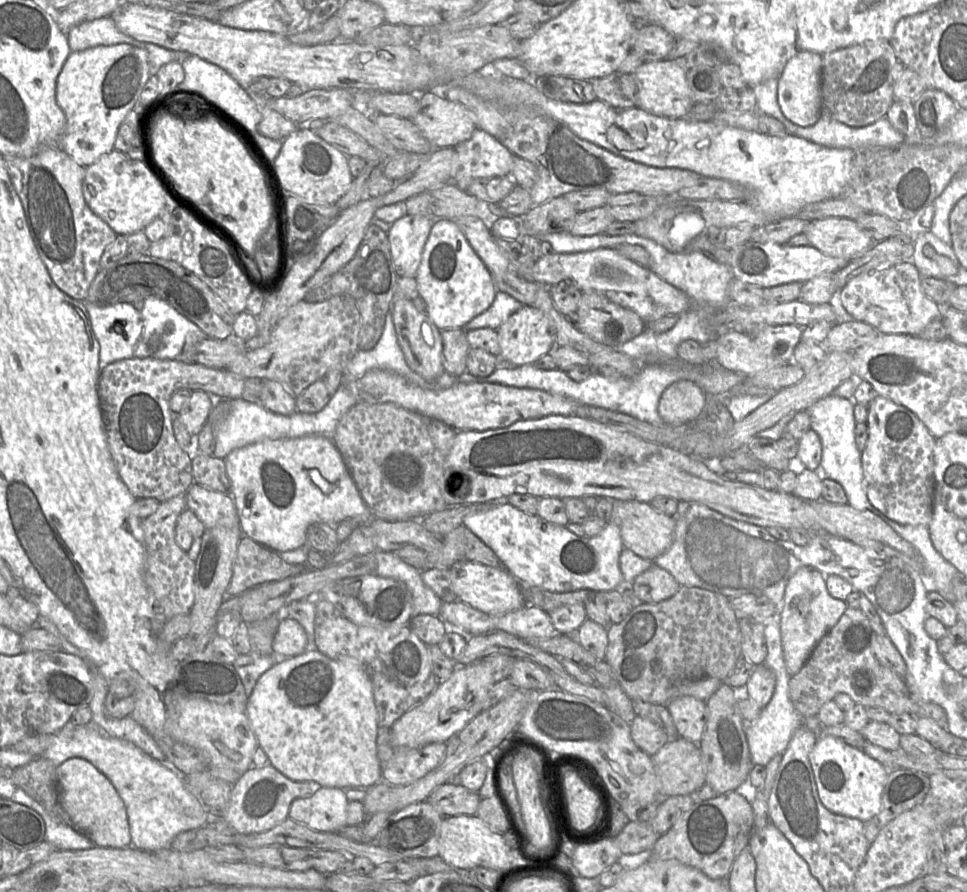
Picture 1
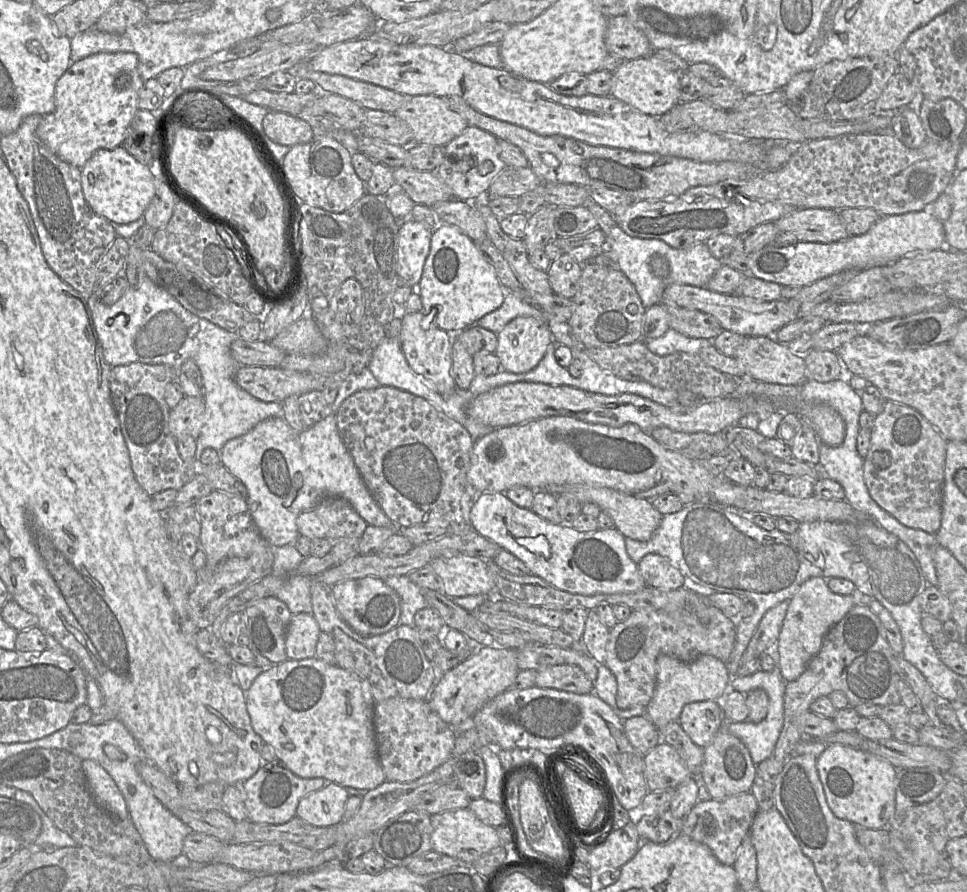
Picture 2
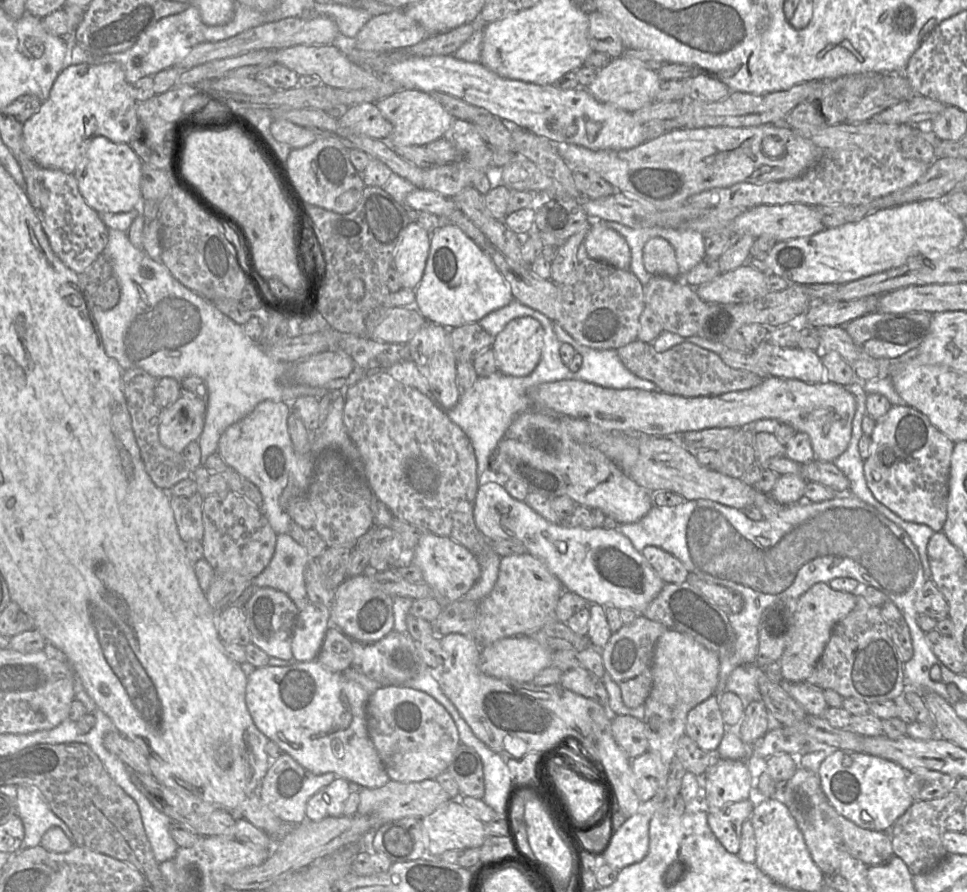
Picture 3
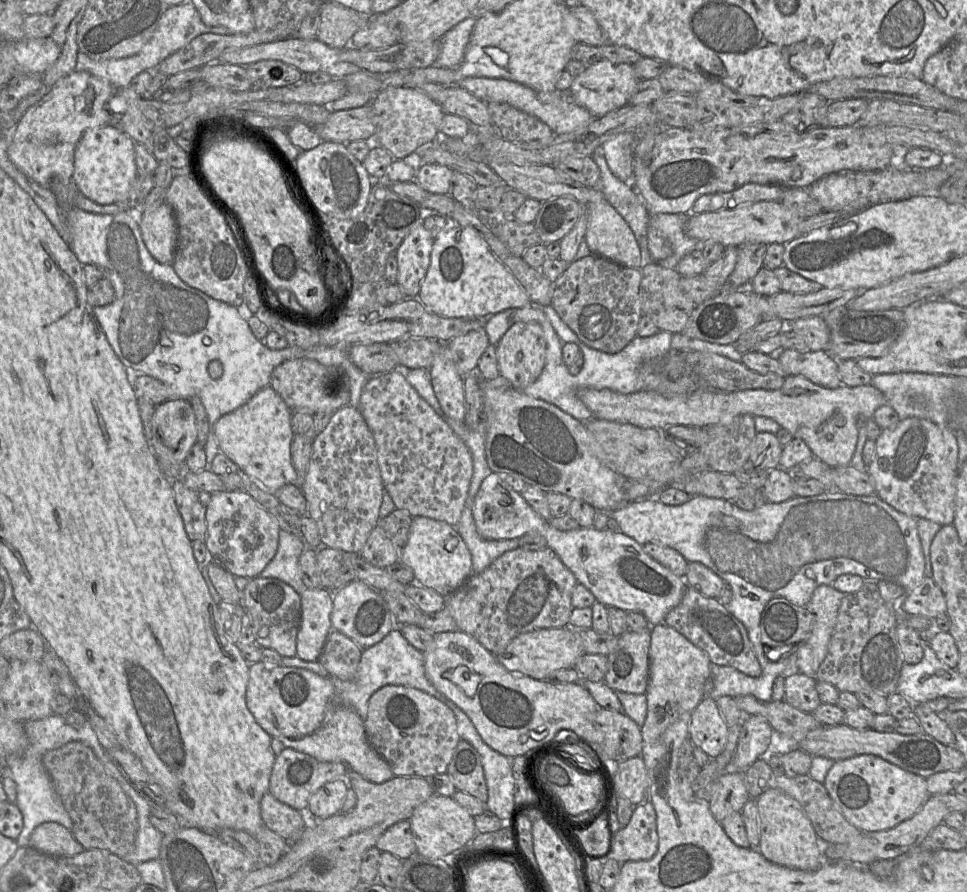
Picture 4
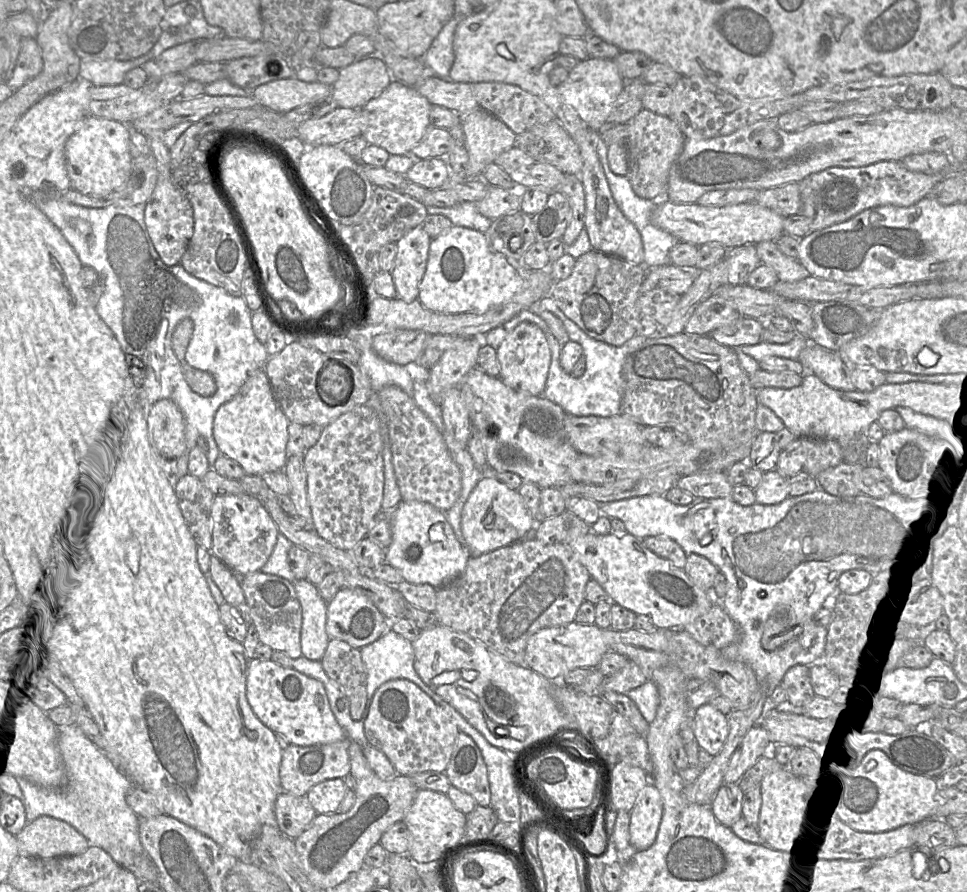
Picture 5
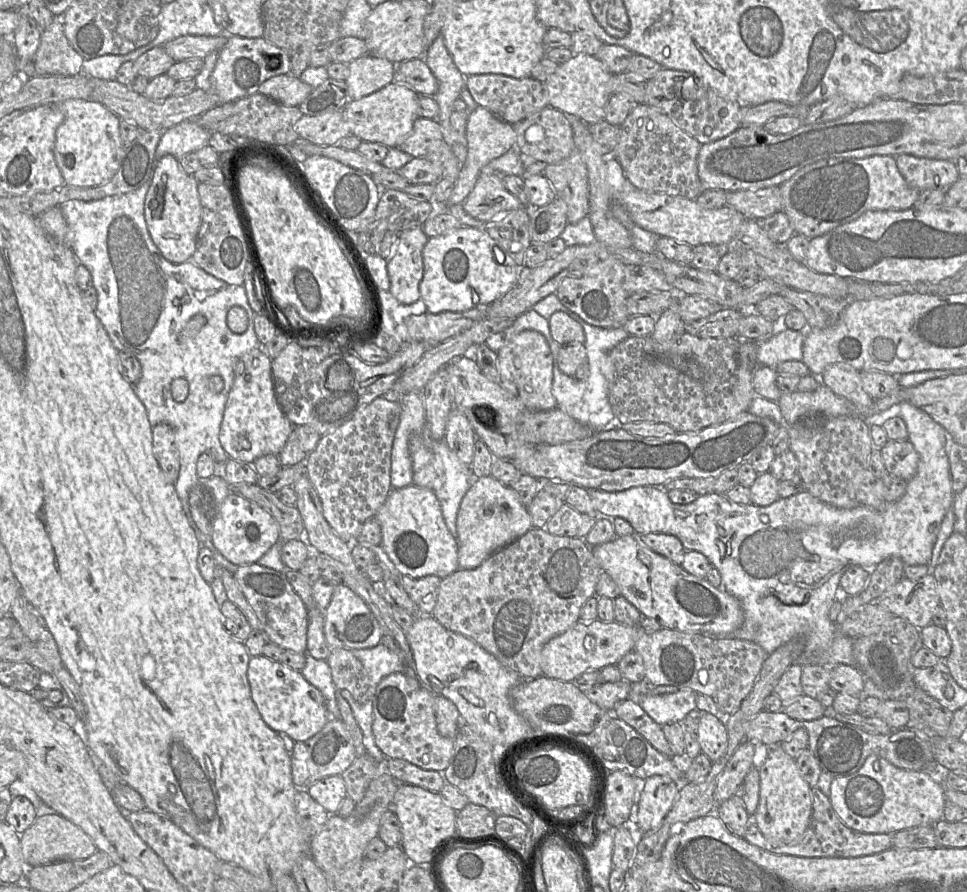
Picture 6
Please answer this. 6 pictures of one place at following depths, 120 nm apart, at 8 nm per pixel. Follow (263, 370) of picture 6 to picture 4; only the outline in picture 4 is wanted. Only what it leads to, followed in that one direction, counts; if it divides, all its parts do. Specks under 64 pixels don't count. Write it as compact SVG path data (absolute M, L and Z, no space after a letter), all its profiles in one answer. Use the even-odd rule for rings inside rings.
M271 385L259 390L236 410L221 416L214 425L214 435L219 453L224 453L239 467L239 472L259 481L268 492L275 495L283 485L298 483L291 460L294 437L291 410Z

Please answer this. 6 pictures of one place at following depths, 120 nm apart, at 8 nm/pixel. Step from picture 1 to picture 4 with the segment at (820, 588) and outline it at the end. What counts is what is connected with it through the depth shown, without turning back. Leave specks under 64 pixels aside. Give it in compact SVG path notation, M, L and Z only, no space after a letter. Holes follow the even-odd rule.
M820 585L813 592L805 607L815 615L816 621L810 637L795 652L798 672L815 678L826 657L844 596L832 585Z

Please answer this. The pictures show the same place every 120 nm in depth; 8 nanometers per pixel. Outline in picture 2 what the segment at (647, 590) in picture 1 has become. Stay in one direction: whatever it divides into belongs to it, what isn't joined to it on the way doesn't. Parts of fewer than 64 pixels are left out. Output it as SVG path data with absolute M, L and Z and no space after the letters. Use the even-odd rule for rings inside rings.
M656 553L645 555L638 563L638 567L646 587L670 591L685 584L684 575L673 567L665 557Z

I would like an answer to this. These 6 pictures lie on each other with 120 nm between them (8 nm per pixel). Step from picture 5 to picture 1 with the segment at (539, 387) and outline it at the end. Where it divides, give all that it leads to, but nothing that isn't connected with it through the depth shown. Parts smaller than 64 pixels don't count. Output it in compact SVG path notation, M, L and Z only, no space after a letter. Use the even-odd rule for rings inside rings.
M523 305L496 331L500 357L512 366L533 364L555 346L548 317L532 305Z

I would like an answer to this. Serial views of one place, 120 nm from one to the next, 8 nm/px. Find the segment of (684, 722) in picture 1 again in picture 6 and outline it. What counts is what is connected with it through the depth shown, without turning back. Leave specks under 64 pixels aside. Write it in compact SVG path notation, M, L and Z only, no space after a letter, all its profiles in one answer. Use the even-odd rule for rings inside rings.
M703 713L697 730L697 739L701 751L714 763L726 752L728 731L724 718Z

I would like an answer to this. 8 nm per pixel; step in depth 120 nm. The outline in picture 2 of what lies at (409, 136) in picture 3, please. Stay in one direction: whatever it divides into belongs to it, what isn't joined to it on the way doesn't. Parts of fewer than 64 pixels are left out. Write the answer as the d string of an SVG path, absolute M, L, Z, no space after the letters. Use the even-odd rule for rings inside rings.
M434 95L409 97L394 114L410 127L413 143L444 147L469 127L458 112Z

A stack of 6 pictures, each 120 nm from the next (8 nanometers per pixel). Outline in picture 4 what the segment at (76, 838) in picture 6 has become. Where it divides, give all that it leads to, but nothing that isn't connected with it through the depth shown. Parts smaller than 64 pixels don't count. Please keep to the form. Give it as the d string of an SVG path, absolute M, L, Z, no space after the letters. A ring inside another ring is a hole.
M45 822L36 827L28 847L50 856L75 856L85 850L71 831L56 822Z

